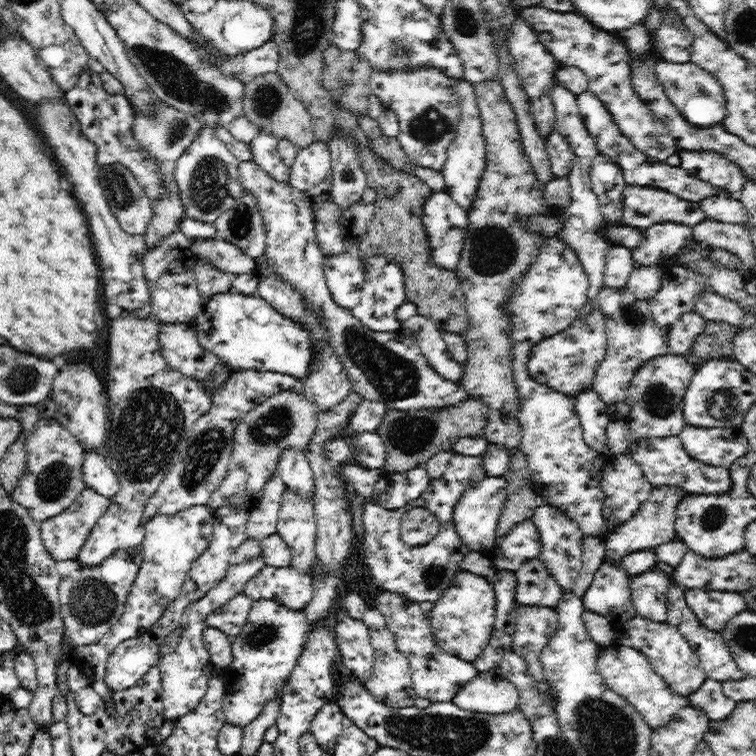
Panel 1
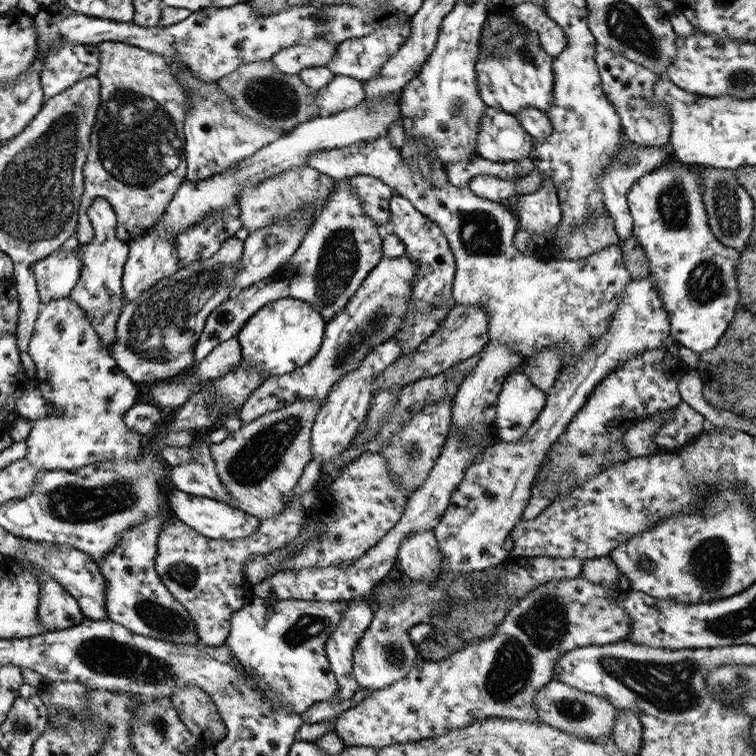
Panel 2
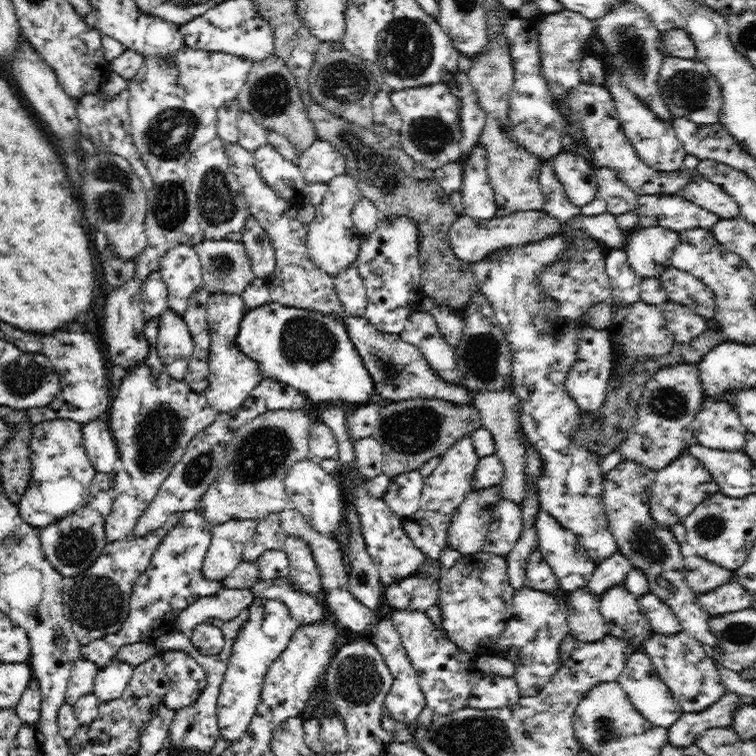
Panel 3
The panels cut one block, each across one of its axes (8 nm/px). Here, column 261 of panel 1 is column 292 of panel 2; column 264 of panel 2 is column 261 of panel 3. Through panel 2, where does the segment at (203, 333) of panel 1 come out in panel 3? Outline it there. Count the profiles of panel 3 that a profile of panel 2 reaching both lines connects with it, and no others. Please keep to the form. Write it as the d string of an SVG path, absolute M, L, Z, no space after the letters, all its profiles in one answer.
M270 302L242 315L237 347L257 365L264 379L298 389L314 402L361 406L374 402L374 383L347 335L345 322L316 311Z

